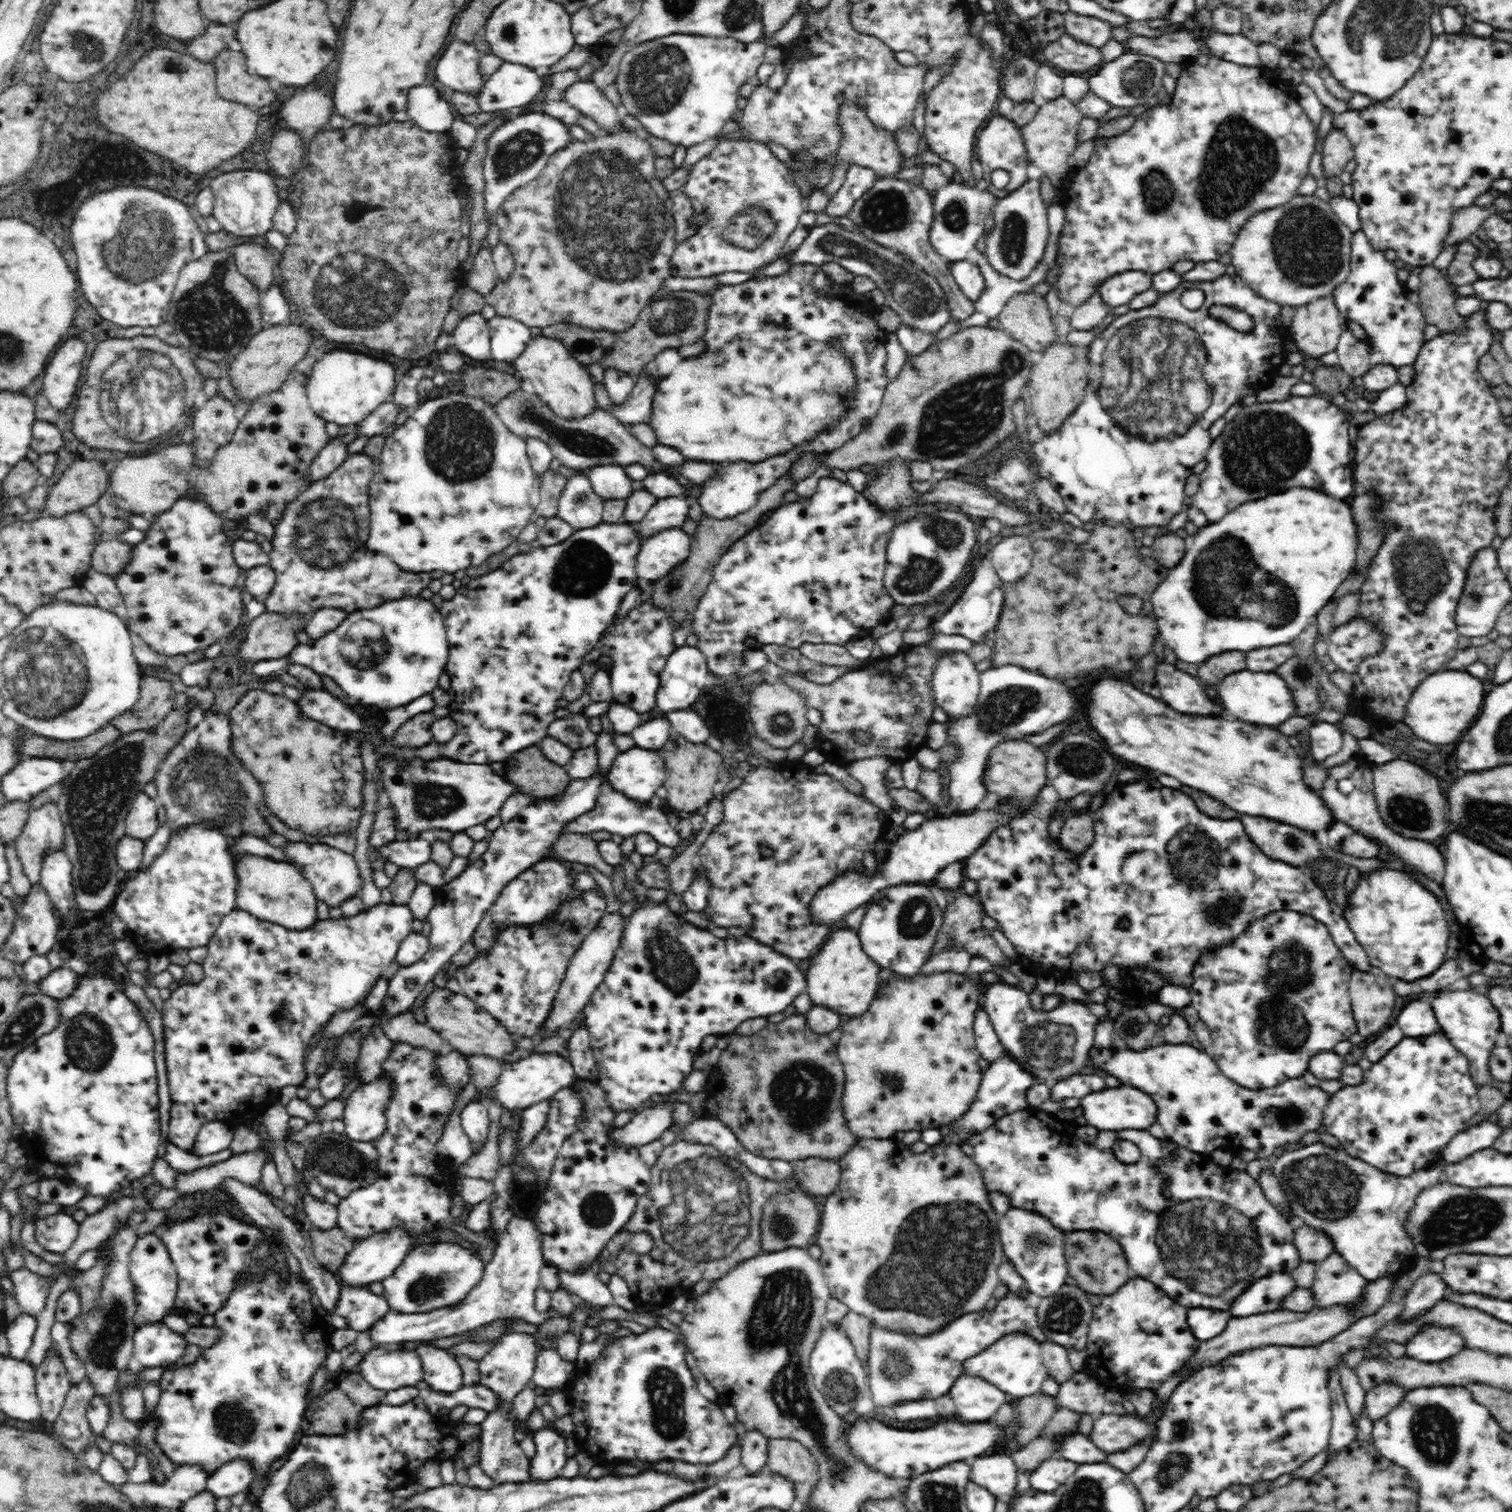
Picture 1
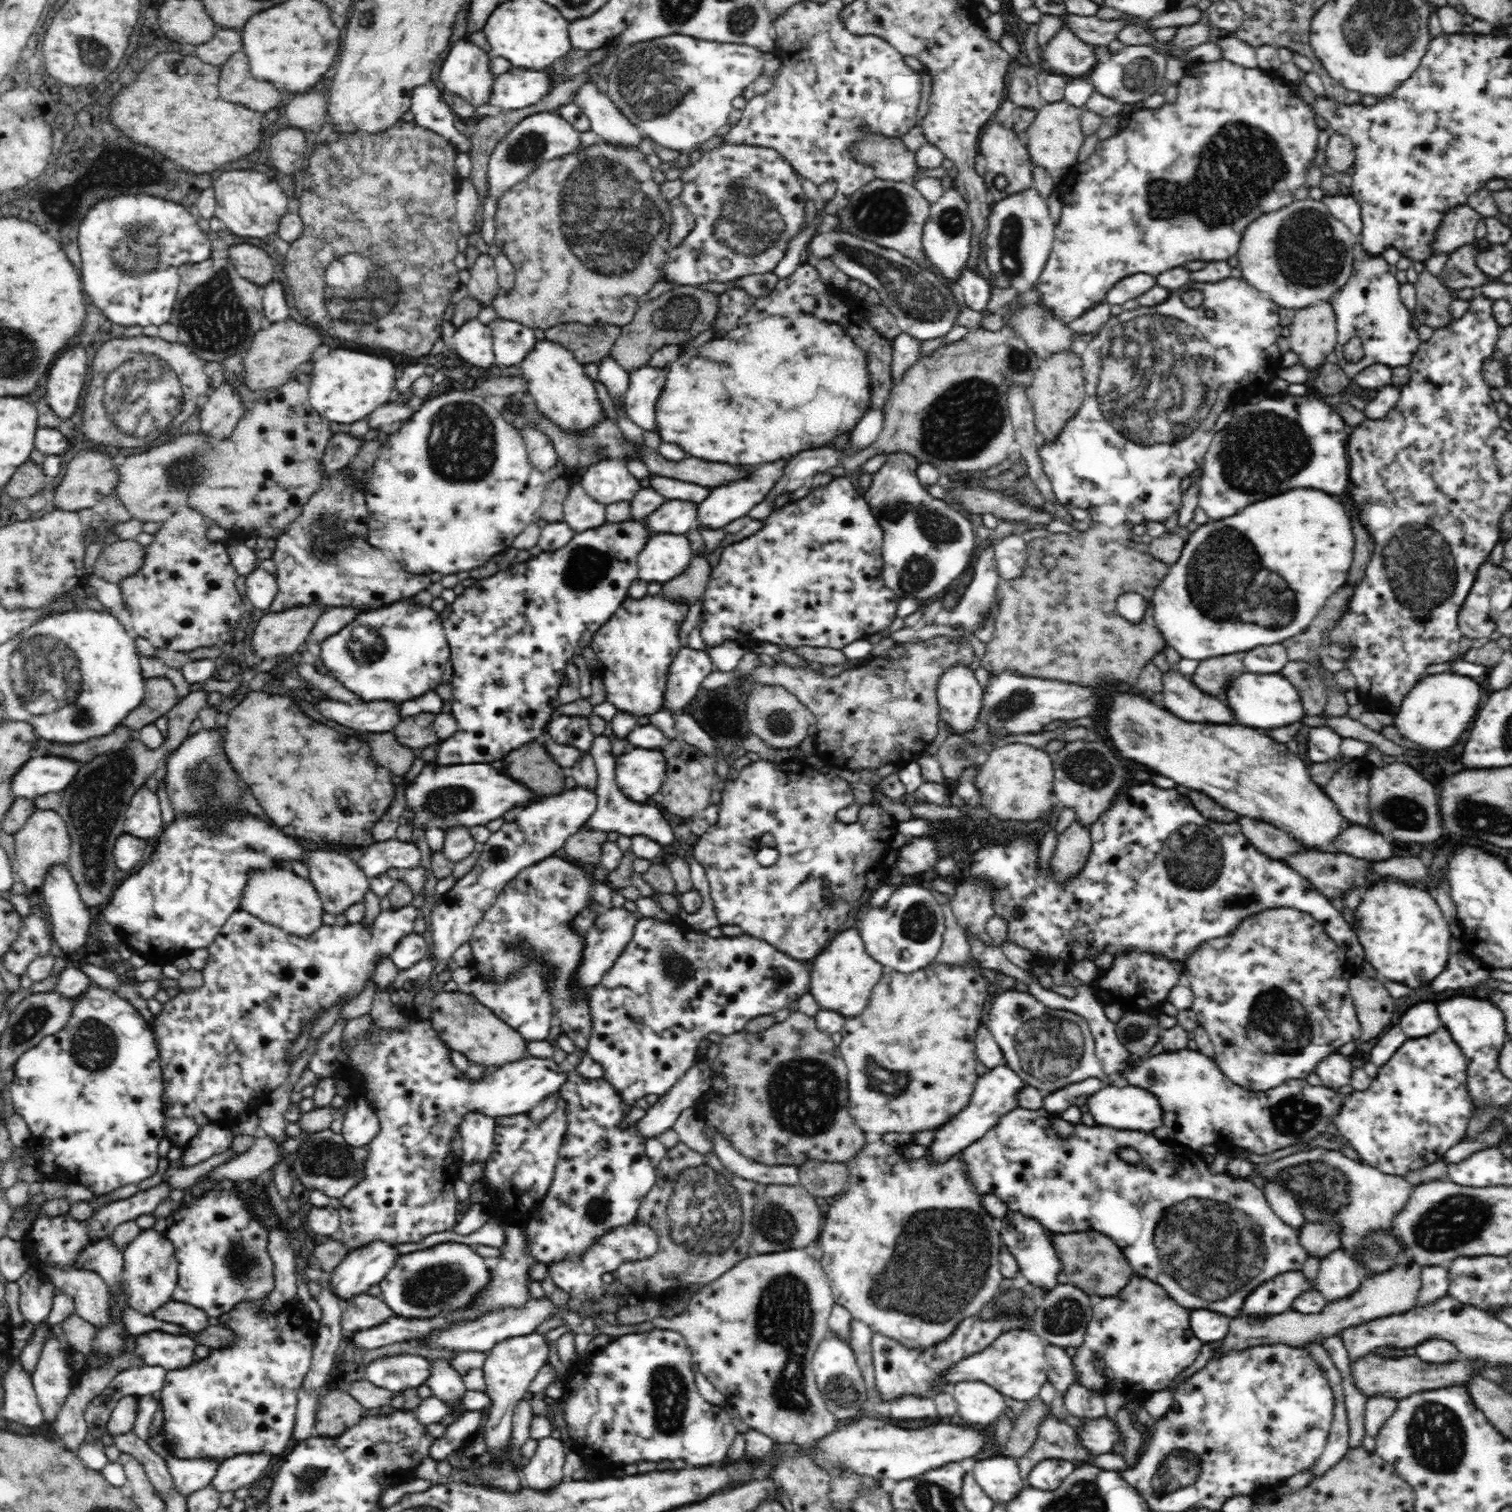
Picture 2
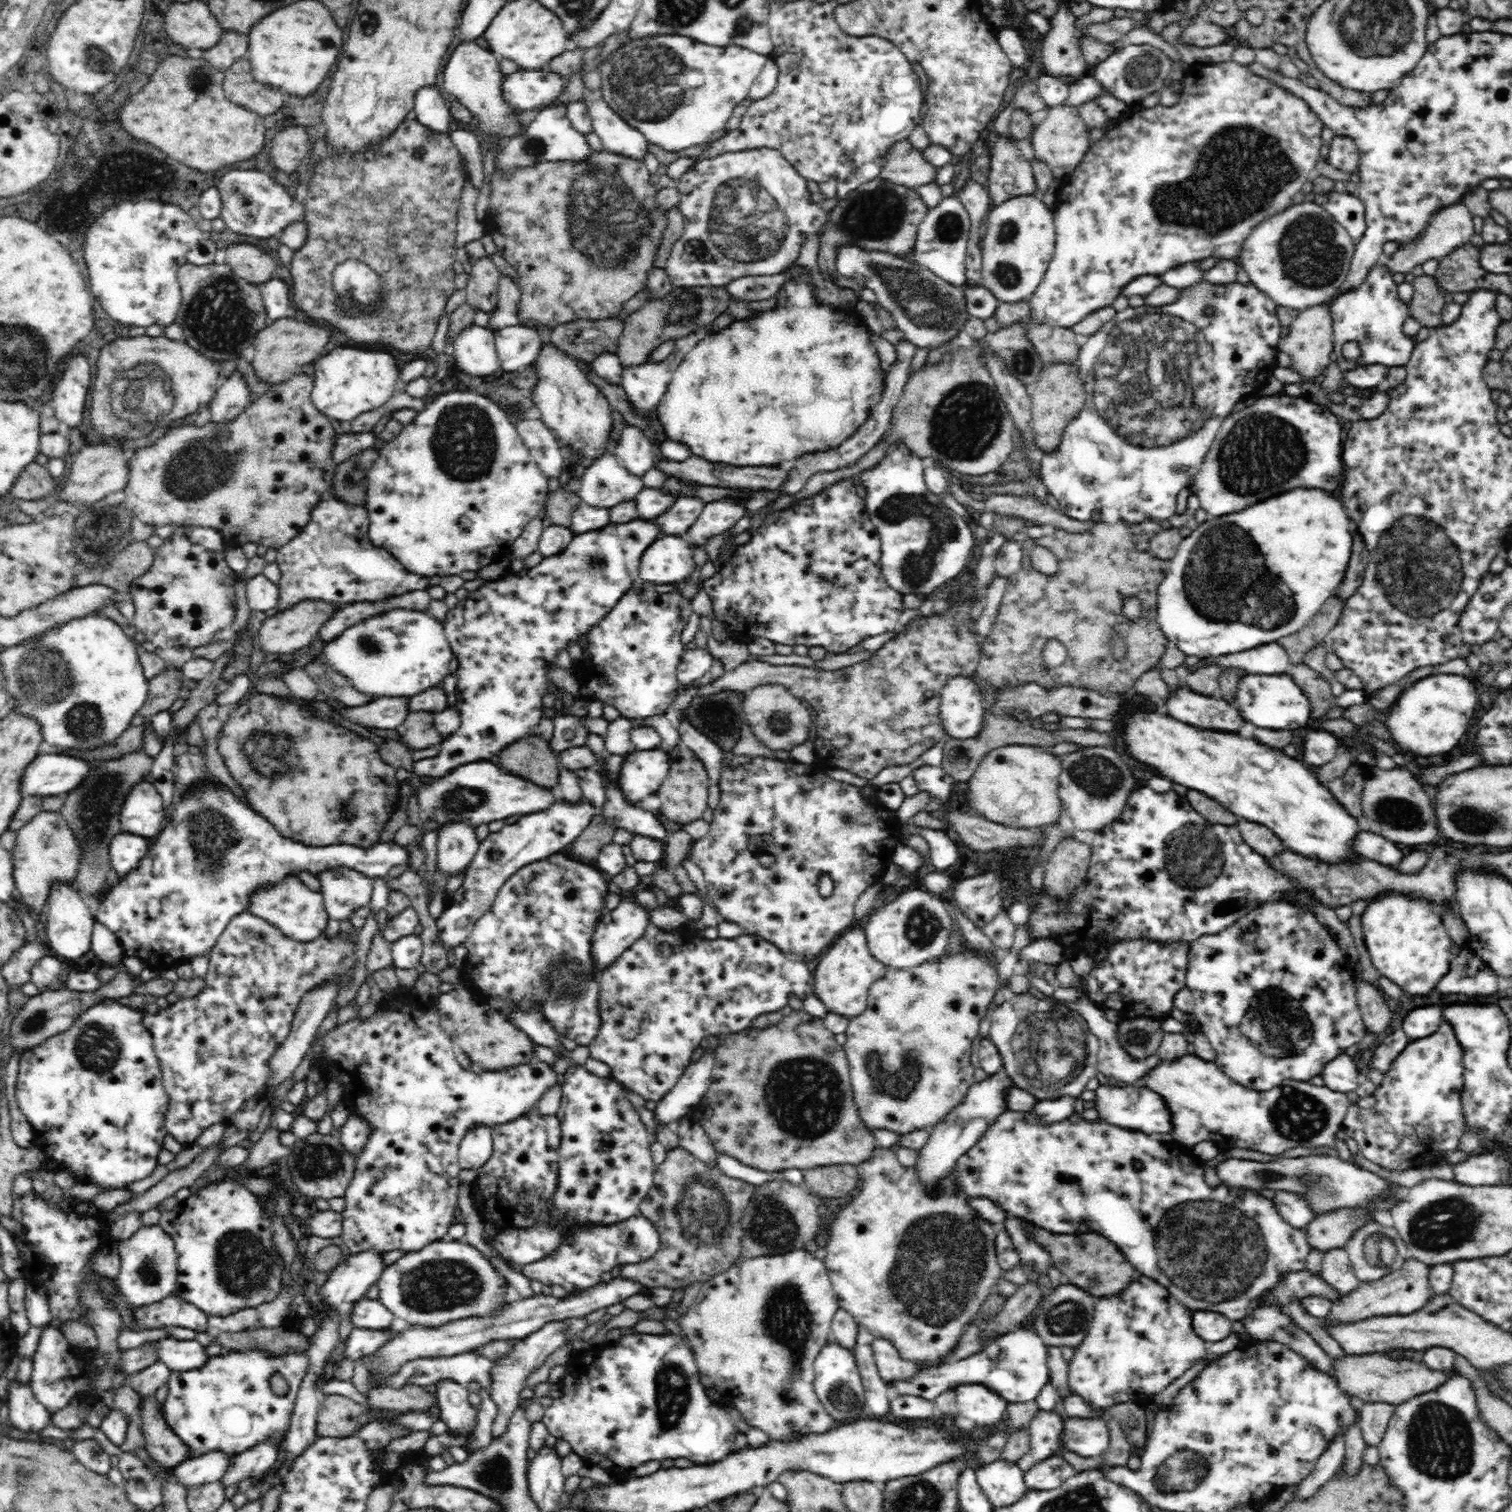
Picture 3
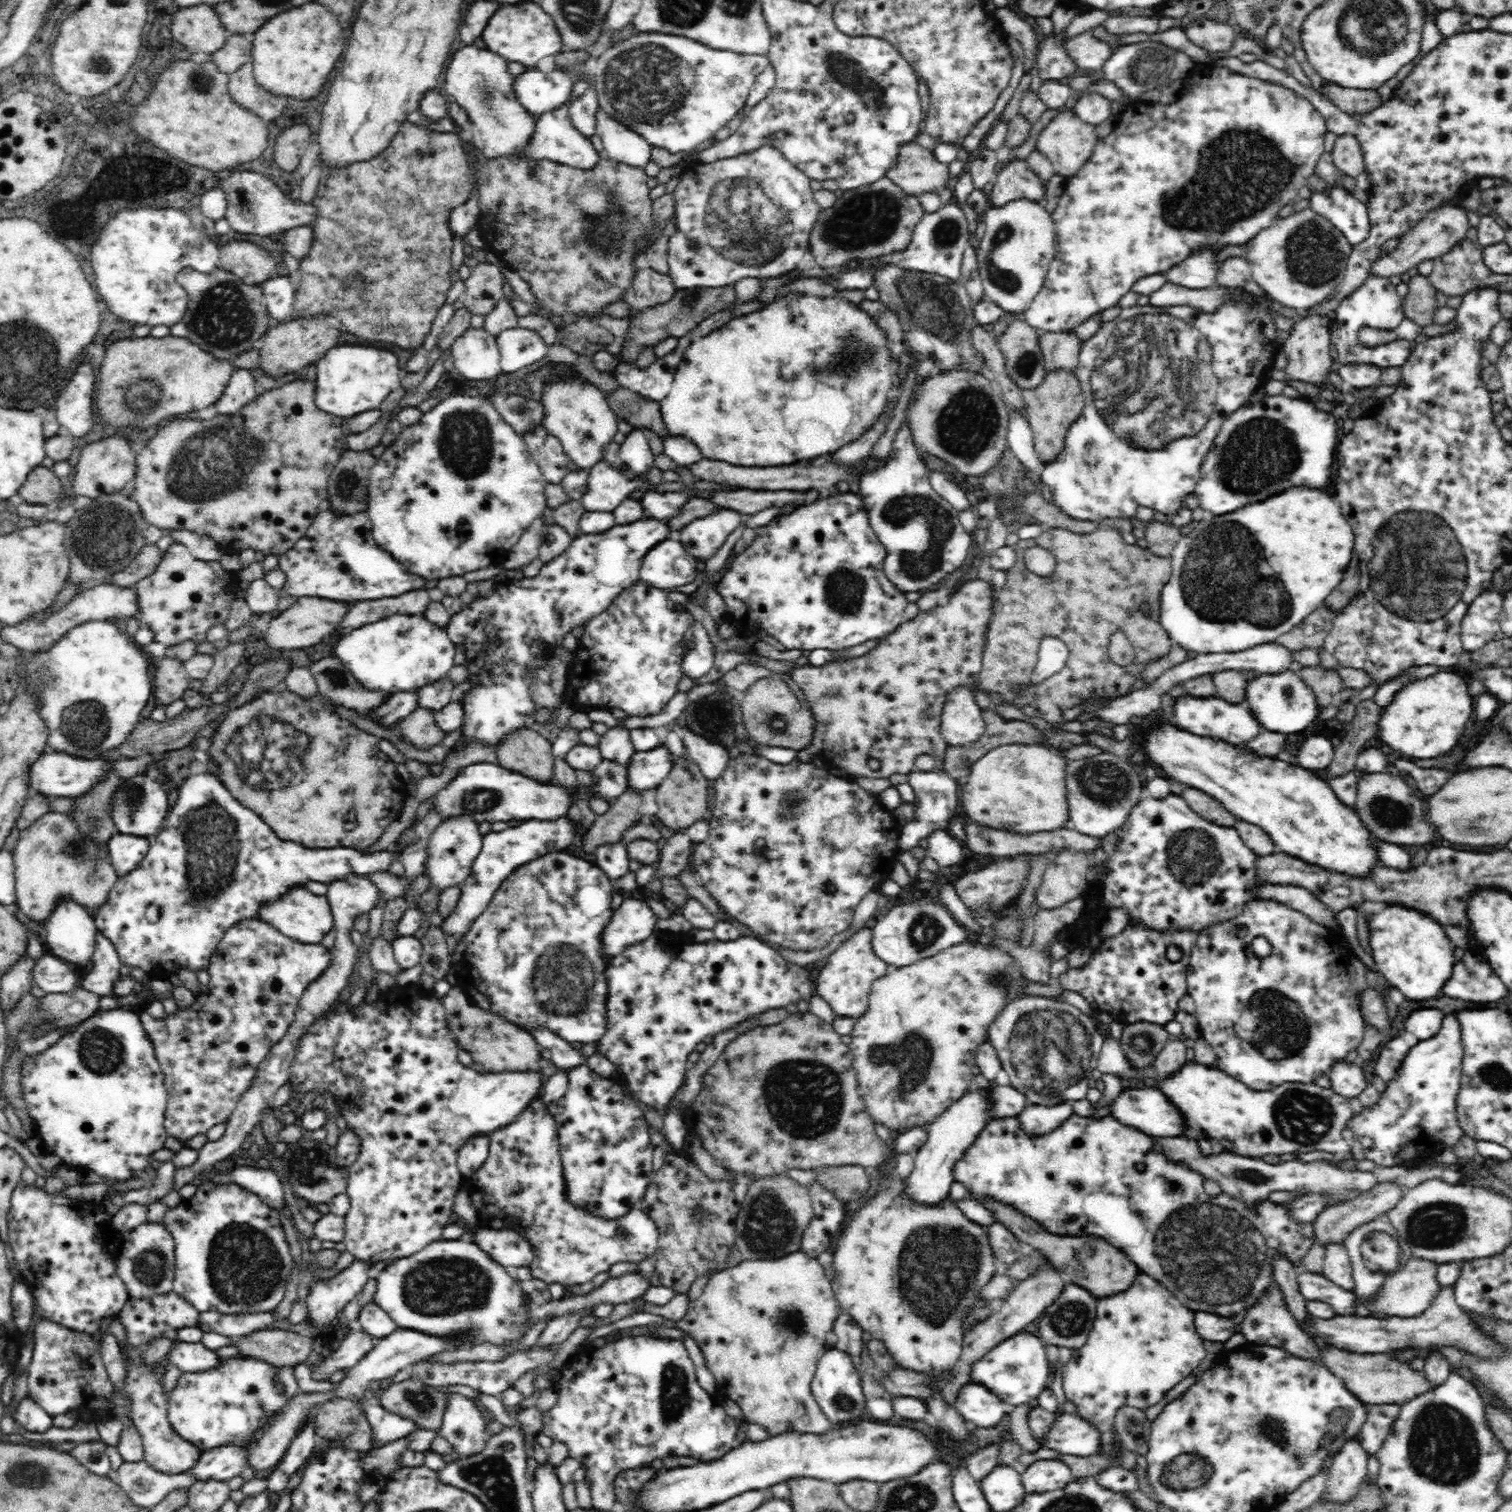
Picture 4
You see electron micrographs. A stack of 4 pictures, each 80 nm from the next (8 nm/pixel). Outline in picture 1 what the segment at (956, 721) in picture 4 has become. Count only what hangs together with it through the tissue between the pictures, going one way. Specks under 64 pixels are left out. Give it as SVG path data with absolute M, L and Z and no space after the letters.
M945 652L932 671L931 686L936 705L948 718L963 719L976 706L980 673L968 652Z

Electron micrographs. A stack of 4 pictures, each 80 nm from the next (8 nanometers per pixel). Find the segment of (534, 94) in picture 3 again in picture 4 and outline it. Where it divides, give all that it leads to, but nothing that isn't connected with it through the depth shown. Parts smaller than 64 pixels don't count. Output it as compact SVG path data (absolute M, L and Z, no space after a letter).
M528 70L514 78L513 92L518 97L518 103L522 104L528 113L540 116L546 112L558 110L563 104L568 103L571 100L573 85L568 71L555 70L544 74L540 71Z

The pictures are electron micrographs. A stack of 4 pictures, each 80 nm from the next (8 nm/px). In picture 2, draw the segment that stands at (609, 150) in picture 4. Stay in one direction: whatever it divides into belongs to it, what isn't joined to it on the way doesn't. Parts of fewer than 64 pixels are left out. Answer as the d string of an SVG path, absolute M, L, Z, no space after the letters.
M593 83L584 84L577 91L574 103L586 114L591 123L591 130L600 137L601 143L637 148L644 143L645 137L640 130L631 124L608 99L608 95L600 92Z

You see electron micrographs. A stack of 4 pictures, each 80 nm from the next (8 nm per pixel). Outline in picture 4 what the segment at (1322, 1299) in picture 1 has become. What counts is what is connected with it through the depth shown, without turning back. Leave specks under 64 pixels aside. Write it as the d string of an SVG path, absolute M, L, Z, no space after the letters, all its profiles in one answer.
M1328 1242L1322 1246L1325 1249L1325 1256L1321 1274L1334 1285L1353 1291L1355 1287L1353 1268L1345 1245L1339 1242Z

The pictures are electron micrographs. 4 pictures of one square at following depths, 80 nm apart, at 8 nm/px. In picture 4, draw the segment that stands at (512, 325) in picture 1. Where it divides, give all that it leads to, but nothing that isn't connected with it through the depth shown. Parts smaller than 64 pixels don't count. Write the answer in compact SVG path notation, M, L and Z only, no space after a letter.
M520 327L502 331L496 340L503 372L516 372L538 362L546 356L549 348L535 331L525 332Z

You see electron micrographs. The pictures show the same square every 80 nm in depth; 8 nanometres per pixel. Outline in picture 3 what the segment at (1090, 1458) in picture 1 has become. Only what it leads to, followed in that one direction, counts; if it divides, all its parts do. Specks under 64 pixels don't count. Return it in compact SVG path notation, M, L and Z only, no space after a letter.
M1039 1409L1034 1414L1028 1428L1031 1449L1017 1462L1023 1472L1030 1470L1036 1462L1052 1457L1052 1452L1062 1452L1056 1440L1062 1432L1062 1420L1054 1411Z

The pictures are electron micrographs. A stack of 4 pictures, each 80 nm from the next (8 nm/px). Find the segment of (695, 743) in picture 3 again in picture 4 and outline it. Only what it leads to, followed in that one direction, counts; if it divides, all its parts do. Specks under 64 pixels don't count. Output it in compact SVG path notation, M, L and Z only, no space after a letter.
M685 730L683 743L688 750L688 758L694 761L702 774L710 780L716 780L722 776L723 770L728 766L733 752L720 743L714 743L702 736L692 734Z

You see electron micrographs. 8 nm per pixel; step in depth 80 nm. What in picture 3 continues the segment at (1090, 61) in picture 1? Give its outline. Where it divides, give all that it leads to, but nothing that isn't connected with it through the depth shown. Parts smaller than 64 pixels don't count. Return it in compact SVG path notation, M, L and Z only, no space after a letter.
M1066 3L1058 5L1056 14L1051 16L1050 30L1042 37L1041 58L1043 74L1077 79L1088 71L1088 63L1078 48L1078 38L1074 35L1074 22L1077 16Z

